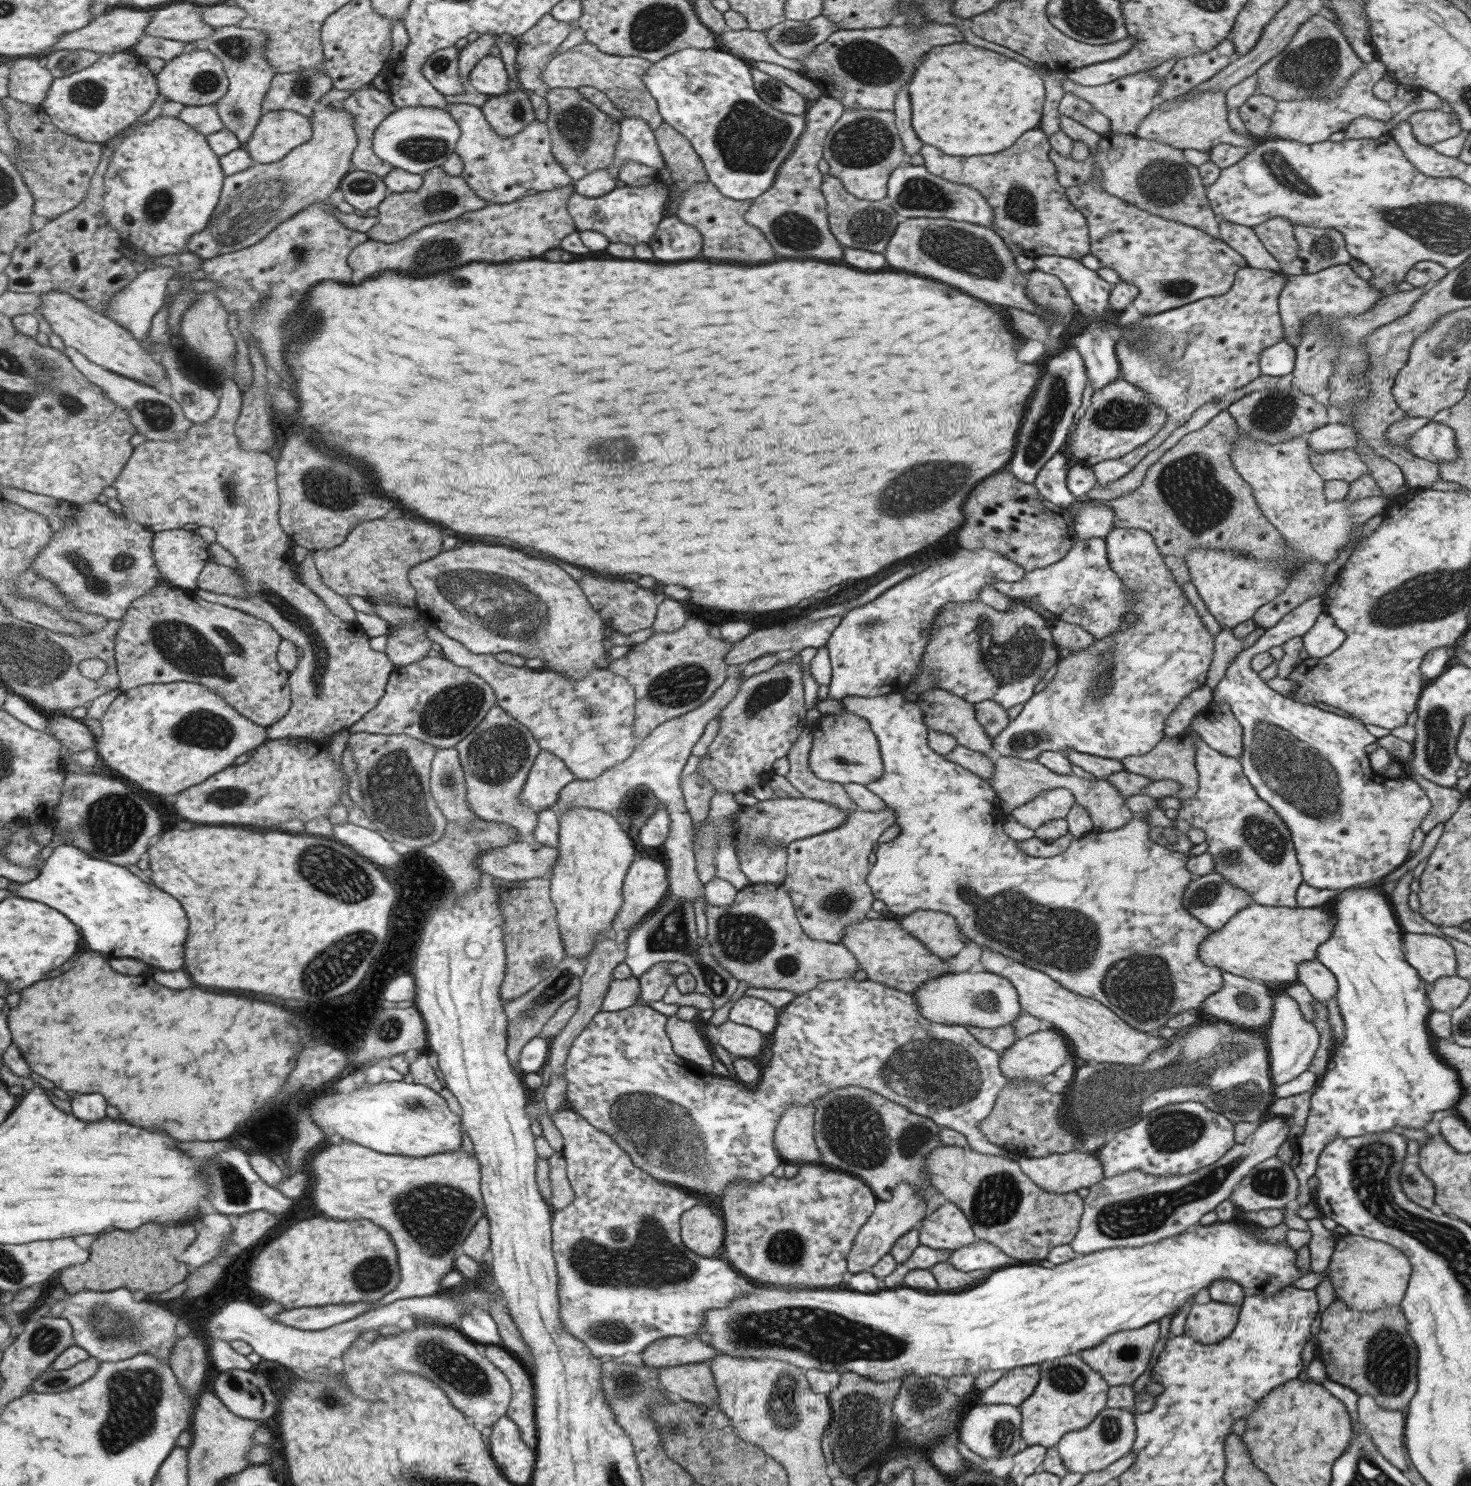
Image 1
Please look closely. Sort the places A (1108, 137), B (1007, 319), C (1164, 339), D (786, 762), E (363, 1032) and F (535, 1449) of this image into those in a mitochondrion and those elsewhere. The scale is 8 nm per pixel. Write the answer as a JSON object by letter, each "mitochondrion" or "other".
{"A":"other","B":"other","C":"mitochondrion","D":"other","E":"mitochondrion","F":"other"}

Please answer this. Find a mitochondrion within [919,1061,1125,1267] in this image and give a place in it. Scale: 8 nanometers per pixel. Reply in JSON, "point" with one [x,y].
{"point":[997,1198]}

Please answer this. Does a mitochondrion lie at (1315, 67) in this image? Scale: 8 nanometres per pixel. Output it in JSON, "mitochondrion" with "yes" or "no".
{"mitochondrion":"yes"}

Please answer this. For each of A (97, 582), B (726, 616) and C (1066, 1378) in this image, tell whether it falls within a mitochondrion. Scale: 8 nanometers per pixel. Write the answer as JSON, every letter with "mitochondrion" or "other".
{"A":"mitochondrion","B":"other","C":"mitochondrion"}

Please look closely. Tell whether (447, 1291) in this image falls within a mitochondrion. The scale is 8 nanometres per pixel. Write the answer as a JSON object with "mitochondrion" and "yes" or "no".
{"mitochondrion":"no"}

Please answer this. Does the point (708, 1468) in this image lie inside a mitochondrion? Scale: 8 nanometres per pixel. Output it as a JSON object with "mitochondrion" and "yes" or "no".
{"mitochondrion":"no"}

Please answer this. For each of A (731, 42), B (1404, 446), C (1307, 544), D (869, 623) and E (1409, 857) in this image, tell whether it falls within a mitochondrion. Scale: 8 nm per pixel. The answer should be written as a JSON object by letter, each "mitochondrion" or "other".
{"A":"other","B":"other","C":"mitochondrion","D":"mitochondrion","E":"other"}

